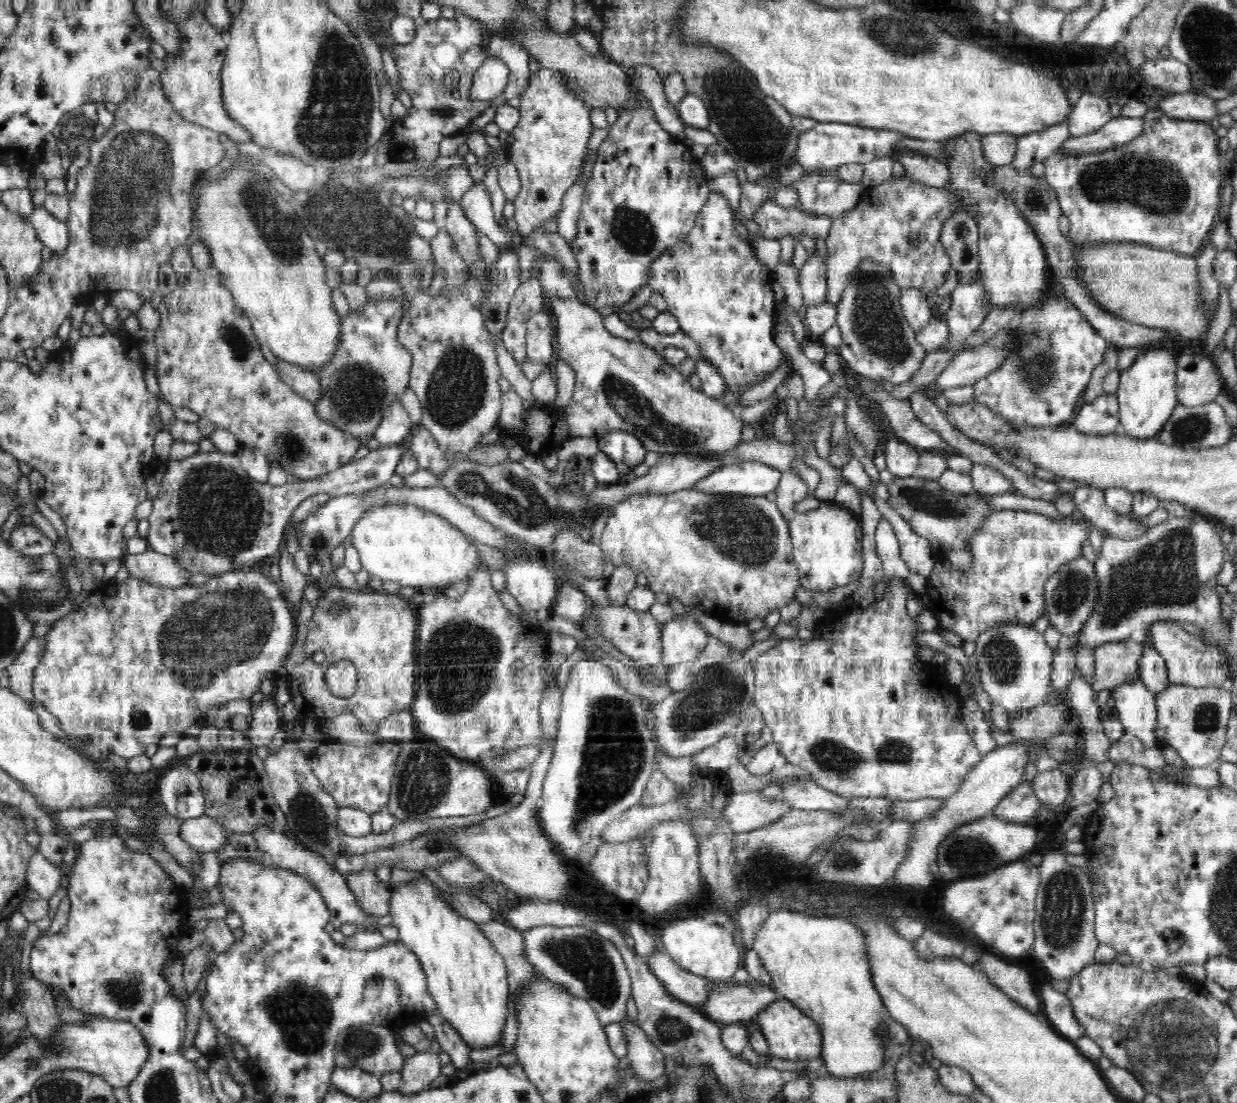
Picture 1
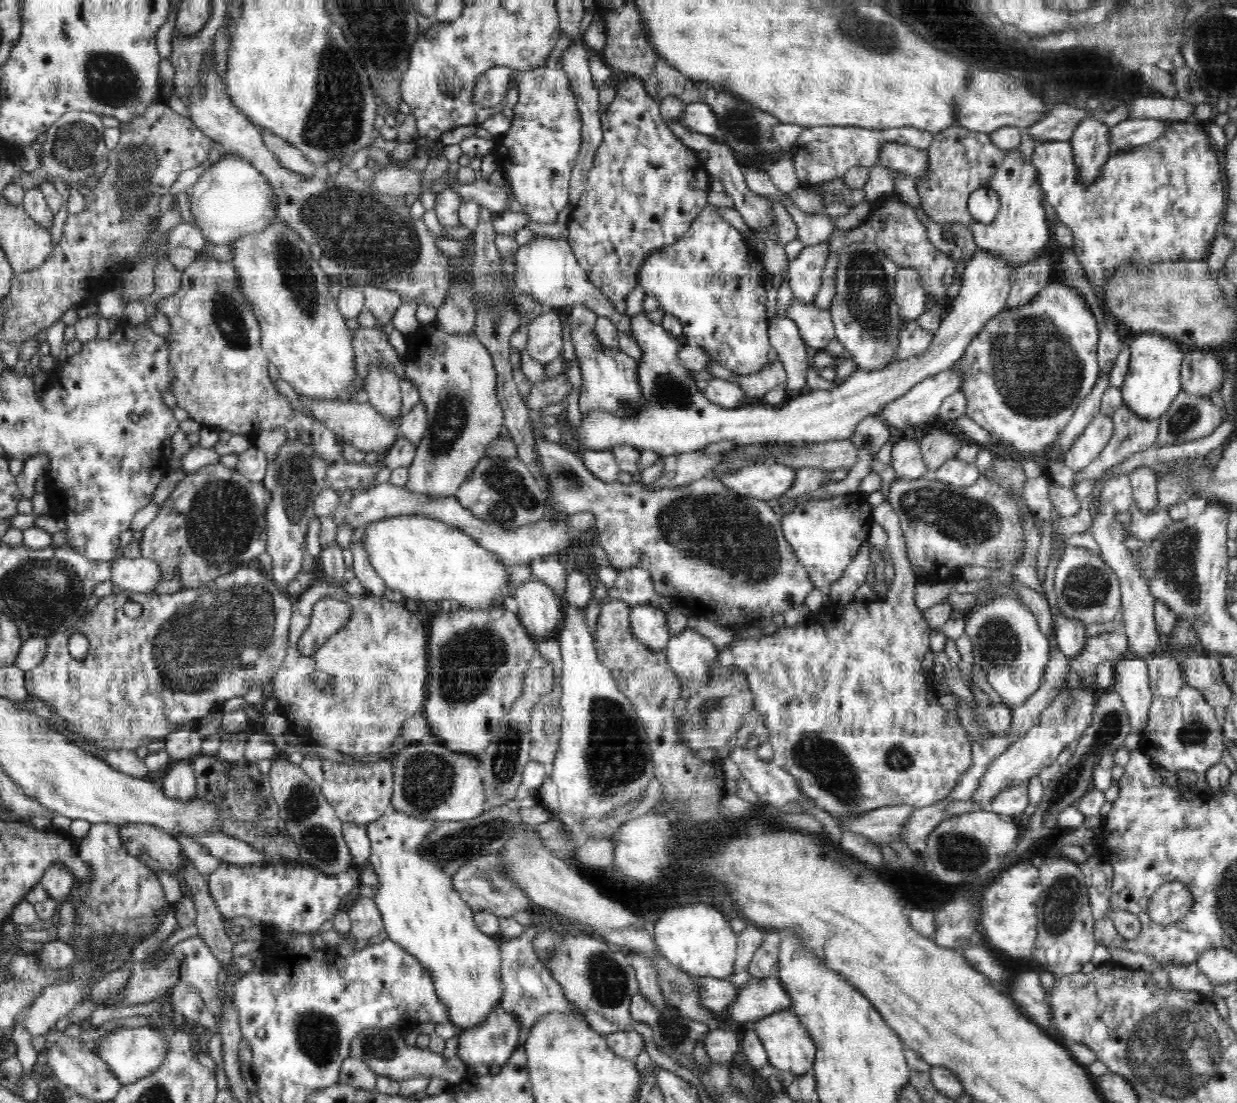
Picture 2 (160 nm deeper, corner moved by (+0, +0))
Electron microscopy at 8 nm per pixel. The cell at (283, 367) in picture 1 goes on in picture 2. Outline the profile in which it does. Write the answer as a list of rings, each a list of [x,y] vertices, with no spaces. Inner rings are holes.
[[[300,397],[302,404],[311,410],[313,416],[327,425],[343,440],[352,444],[362,452],[377,452],[379,457],[384,456],[387,450],[399,437],[398,428],[401,426],[401,418],[388,419],[373,408],[365,399],[362,402],[340,403],[340,401],[314,401]]]

